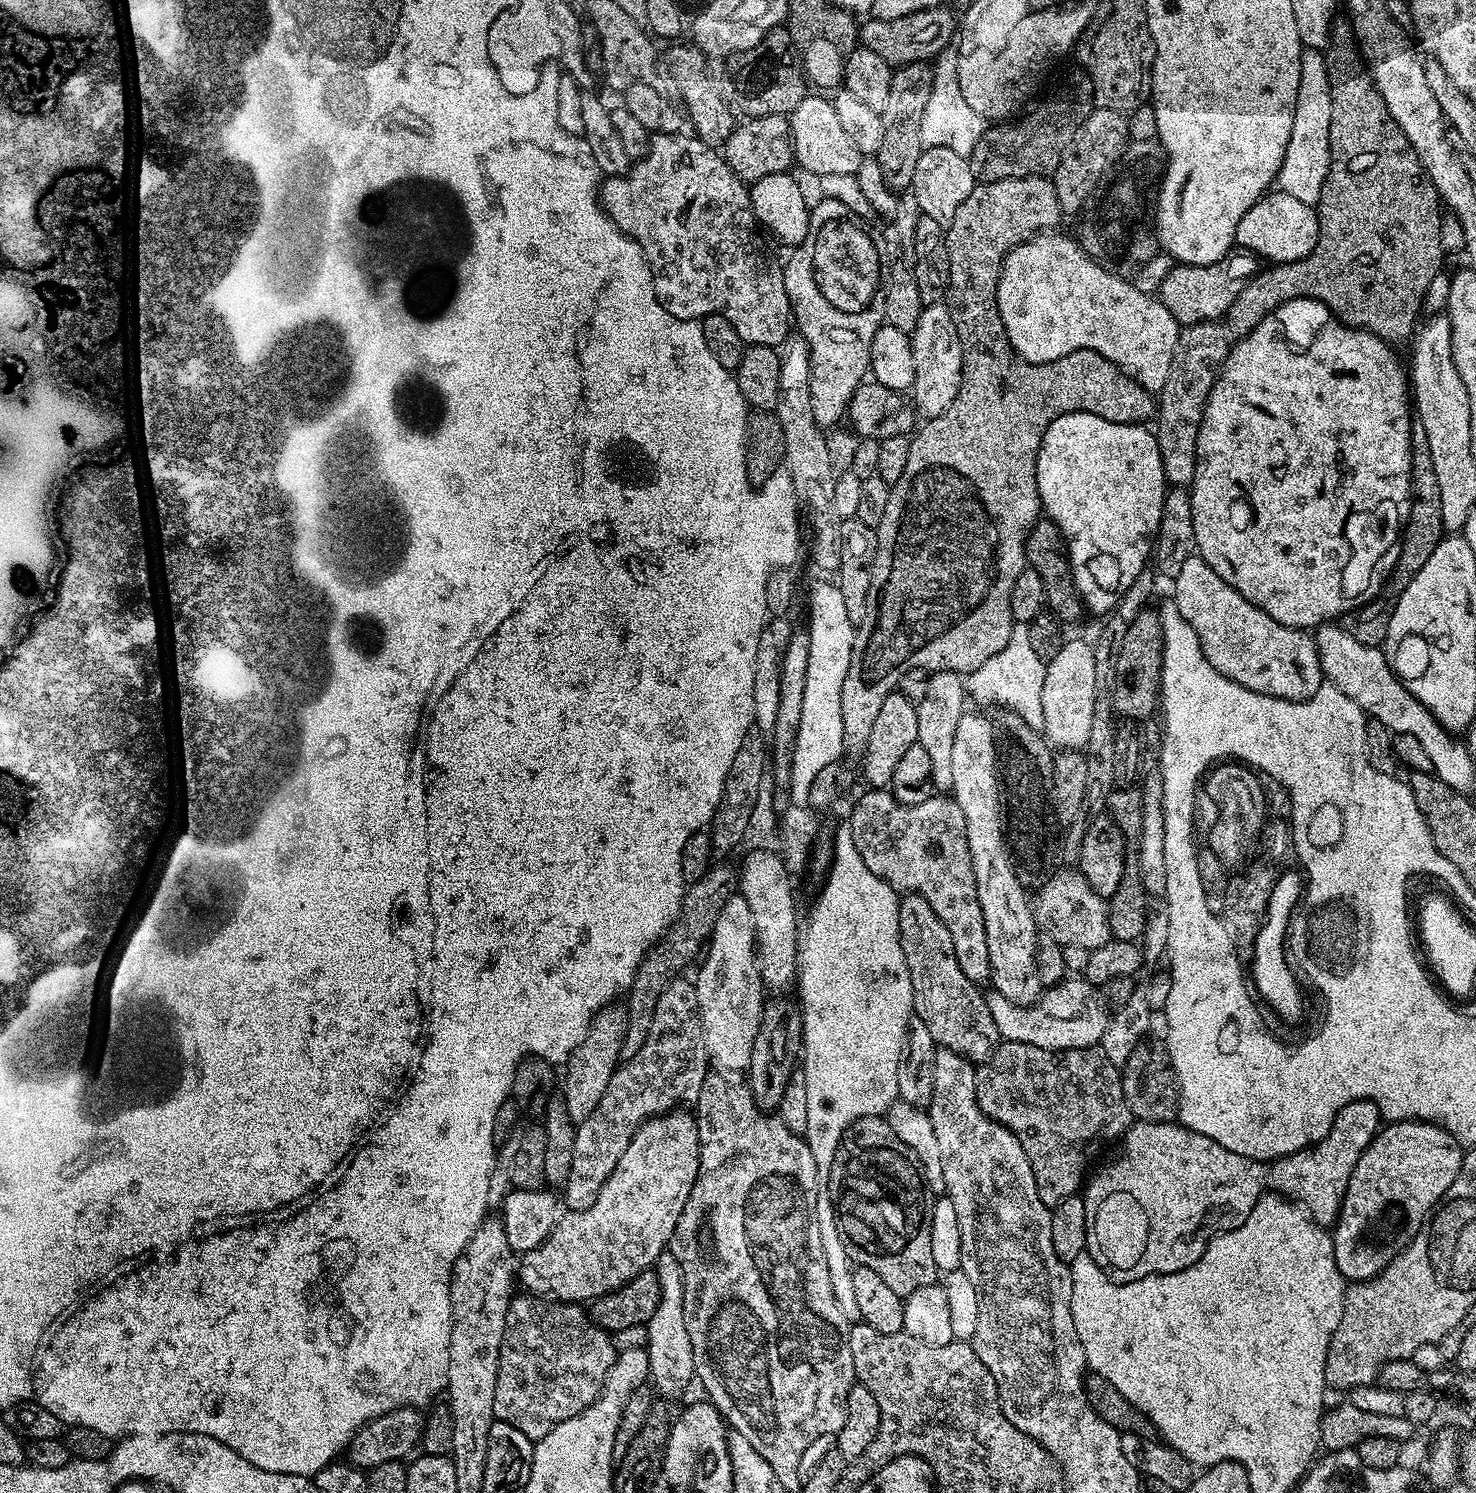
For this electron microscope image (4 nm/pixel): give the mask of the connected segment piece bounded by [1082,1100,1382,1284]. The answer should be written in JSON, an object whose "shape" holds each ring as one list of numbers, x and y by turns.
{"shape":[[1355,1100,1336,1115,1326,1138,1311,1148,1265,1162,1234,1154,1226,1150,1226,1146,1218,1146,1214,1138,1206,1138,1206,1134,1198,1134,1179,1122,1142,1120,1133,1123,1119,1141,1120,1153,1101,1172,1093,1171,1083,1185,1087,1254,1094,1258,1094,1262,1098,1262,1106,1275,1122,1284,1147,1276,1181,1272,1202,1258,1206,1246,1217,1234,1242,1226,1242,1222,1250,1218,1250,1210,1254,1210,1256,1203,1269,1190,1312,1213,1312,1219,1321,1228,1331,1229,1331,1224,1339,1218,1340,1212,1342,1216,1350,1174,1354,1174,1358,1158,1362,1158,1381,1127,1382,1117,1376,1103,1372,1100]]}

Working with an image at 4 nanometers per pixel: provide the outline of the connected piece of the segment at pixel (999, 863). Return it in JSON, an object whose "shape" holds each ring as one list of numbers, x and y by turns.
{"shape":[[972,710,965,711,958,722,958,731,954,734,952,748,952,791,953,800,958,802,958,810,962,810,962,818,966,818,966,838,970,846,970,858,974,866,974,882,978,890,978,906,982,906,982,918,986,926,986,950,990,950,990,984,1010,1002,1015,1004,1035,1004,1042,996,1042,985,1038,978,1036,965,1036,941,1038,929,1036,919,1032,916,1032,905,1029,893,1024,893,1016,872,1012,869,1014,856,1009,851,1005,840,1005,832,1001,827,1001,789,1000,773,996,766,996,734,991,719]]}

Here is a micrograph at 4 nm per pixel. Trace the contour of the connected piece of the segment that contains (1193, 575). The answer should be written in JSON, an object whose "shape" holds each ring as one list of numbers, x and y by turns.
{"shape":[[1198,554,1186,558,1182,570,1178,570,1171,584,1171,599,1176,601,1182,618,1186,618,1190,626,1194,626,1194,634,1198,634,1202,646,1202,654,1206,654,1206,662,1210,662,1210,666,1214,666,1218,674,1238,682,1238,686,1246,686,1246,690,1283,700,1309,700,1320,689,1321,684,1325,683,1315,639,1307,631,1274,622,1270,614,1242,598,1242,594,1238,594,1234,586,1222,582,1222,578,1218,578,1218,574,1210,570,1210,566]]}

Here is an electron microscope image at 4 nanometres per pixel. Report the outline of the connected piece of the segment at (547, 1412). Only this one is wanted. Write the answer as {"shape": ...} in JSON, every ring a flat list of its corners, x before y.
{"shape":[[513,1295,506,1314,504,1345,498,1362,498,1382,494,1386,494,1414,496,1419,510,1426,518,1426,532,1441,541,1440,558,1422,582,1414,600,1397,602,1386,610,1374,618,1355,612,1345,613,1337,595,1323,587,1311,576,1302,548,1302,545,1308,524,1308,525,1297]]}

